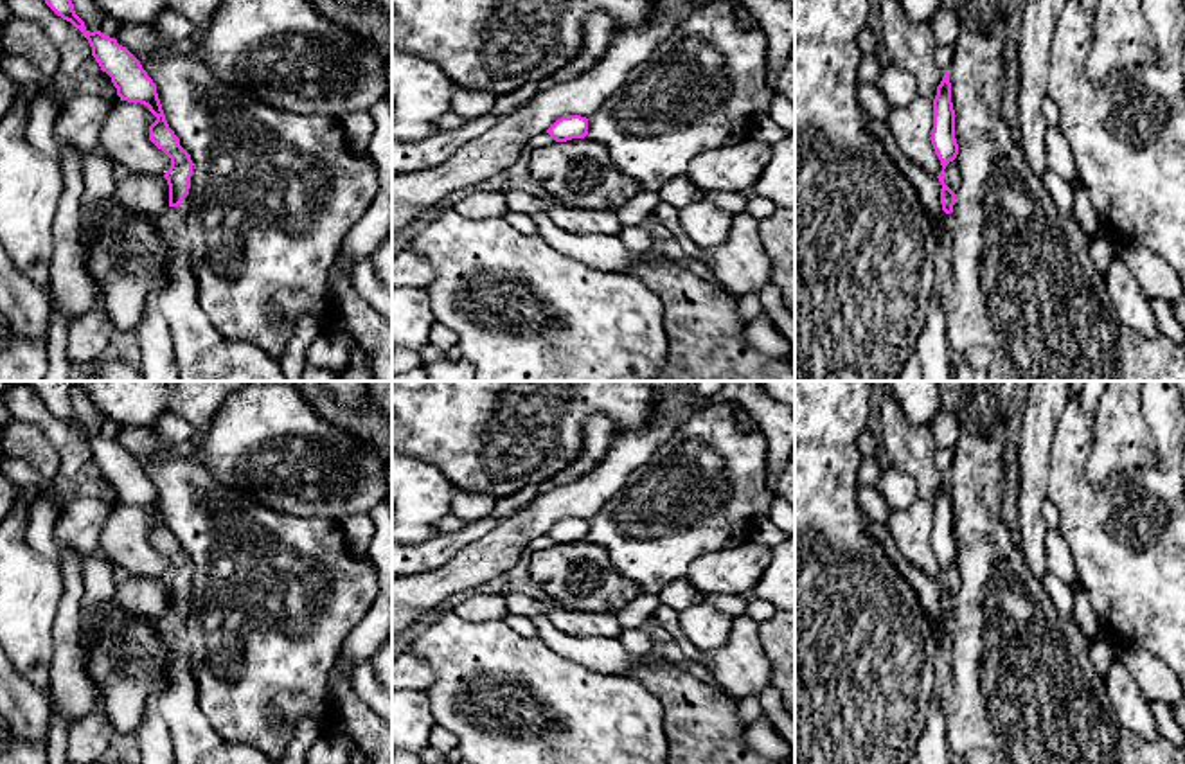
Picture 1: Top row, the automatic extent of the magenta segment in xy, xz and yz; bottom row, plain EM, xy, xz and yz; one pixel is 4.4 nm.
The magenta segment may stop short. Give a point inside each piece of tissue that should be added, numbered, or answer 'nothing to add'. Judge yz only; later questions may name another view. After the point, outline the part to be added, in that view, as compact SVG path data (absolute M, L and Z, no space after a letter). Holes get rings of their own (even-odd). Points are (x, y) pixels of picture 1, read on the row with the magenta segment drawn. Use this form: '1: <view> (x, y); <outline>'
1: yz (939, 222); M944 210L939 216L931 218L931 225L933 225L935 234L939 237L939 243L940 243L940 234L948 223L951 223L951 216L946 214Z

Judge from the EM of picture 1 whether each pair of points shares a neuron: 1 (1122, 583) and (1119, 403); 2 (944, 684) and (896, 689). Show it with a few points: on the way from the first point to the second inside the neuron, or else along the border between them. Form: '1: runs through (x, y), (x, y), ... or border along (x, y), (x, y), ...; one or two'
1: border along (1083, 457), (1095, 486), (1113, 473), (1155, 464); two
2: border along (939, 646), (934, 694); two

